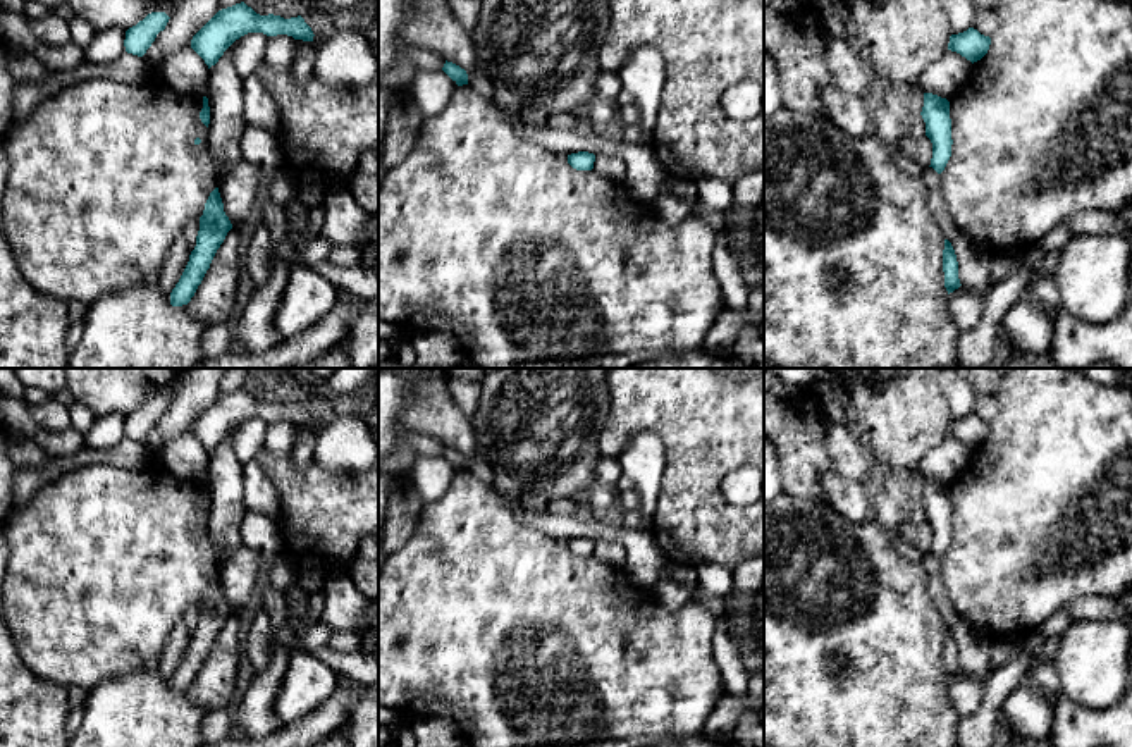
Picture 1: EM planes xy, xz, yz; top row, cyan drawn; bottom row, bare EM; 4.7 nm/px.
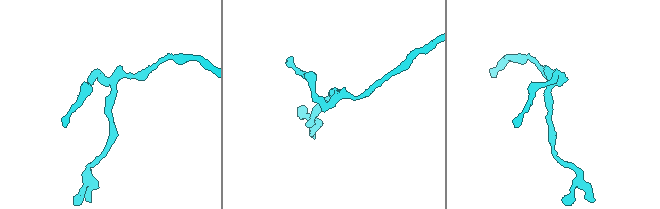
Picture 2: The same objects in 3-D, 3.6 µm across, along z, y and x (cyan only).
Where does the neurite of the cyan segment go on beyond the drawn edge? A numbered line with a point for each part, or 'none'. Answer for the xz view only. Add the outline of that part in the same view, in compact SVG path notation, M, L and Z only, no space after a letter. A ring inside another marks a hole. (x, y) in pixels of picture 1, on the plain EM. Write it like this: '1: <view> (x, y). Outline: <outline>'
none

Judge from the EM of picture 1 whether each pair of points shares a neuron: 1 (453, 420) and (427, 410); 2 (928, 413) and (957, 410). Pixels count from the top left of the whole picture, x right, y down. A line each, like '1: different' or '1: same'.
1: same
2: different

